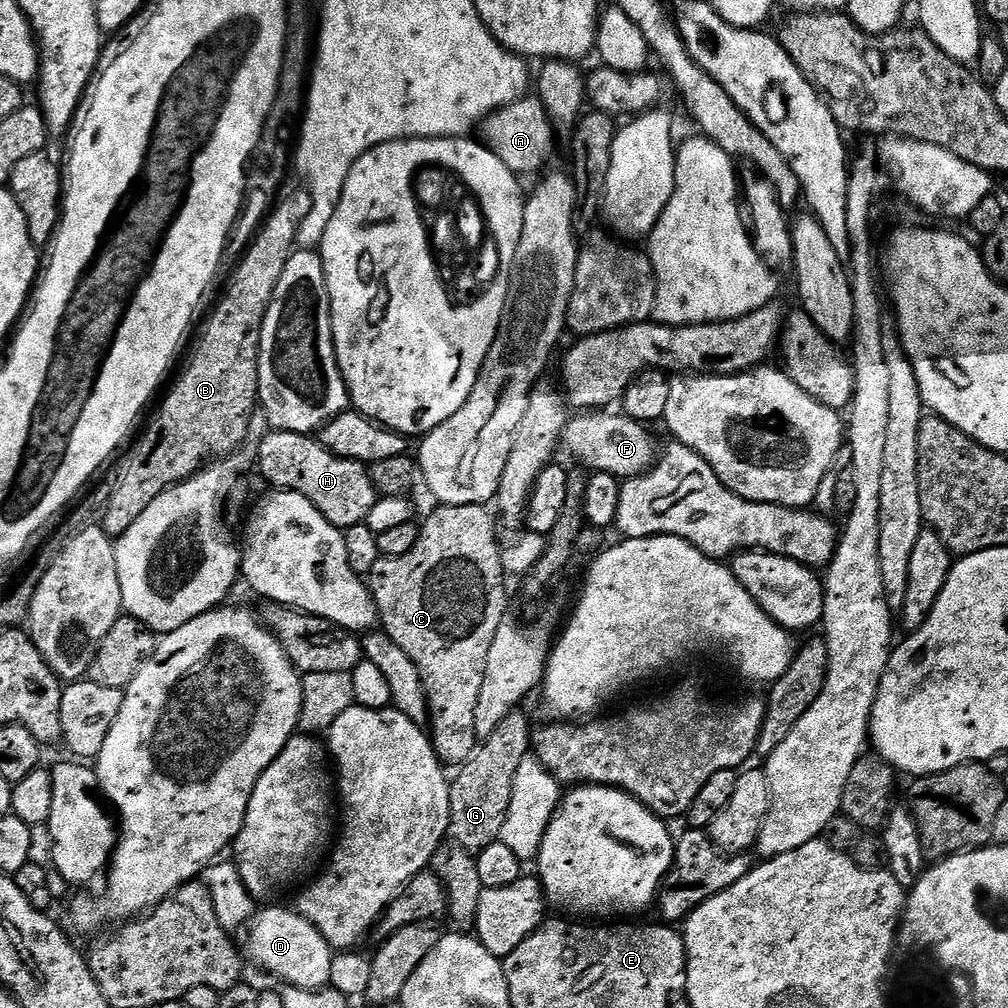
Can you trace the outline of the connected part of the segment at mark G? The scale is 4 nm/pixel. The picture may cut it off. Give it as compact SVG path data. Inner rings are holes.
M524 710L506 714L502 722L494 730L494 734L481 739L472 757L459 769L460 772L450 784L450 822L448 836L451 843L471 854L486 850L486 846L497 843L500 839L502 822L506 822L506 810L510 810L510 794L514 794L514 774L518 774L518 766L522 766L522 758L529 755L532 746L534 724L528 721Z

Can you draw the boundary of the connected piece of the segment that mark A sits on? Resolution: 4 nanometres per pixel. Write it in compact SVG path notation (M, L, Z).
M529 94L524 99L508 104L492 113L487 120L483 121L484 128L483 143L517 177L532 176L535 172L543 173L548 163L552 160L552 155L556 152L556 136L558 129L553 124L546 106L540 101L539 95Z

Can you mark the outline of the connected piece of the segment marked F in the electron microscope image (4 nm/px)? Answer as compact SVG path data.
M592 410L587 414L576 414L569 419L560 436L562 452L572 460L577 460L581 469L589 473L601 472L615 476L623 482L642 476L652 469L658 459L658 444L652 441L652 436L645 425L630 417L617 414L612 410Z

